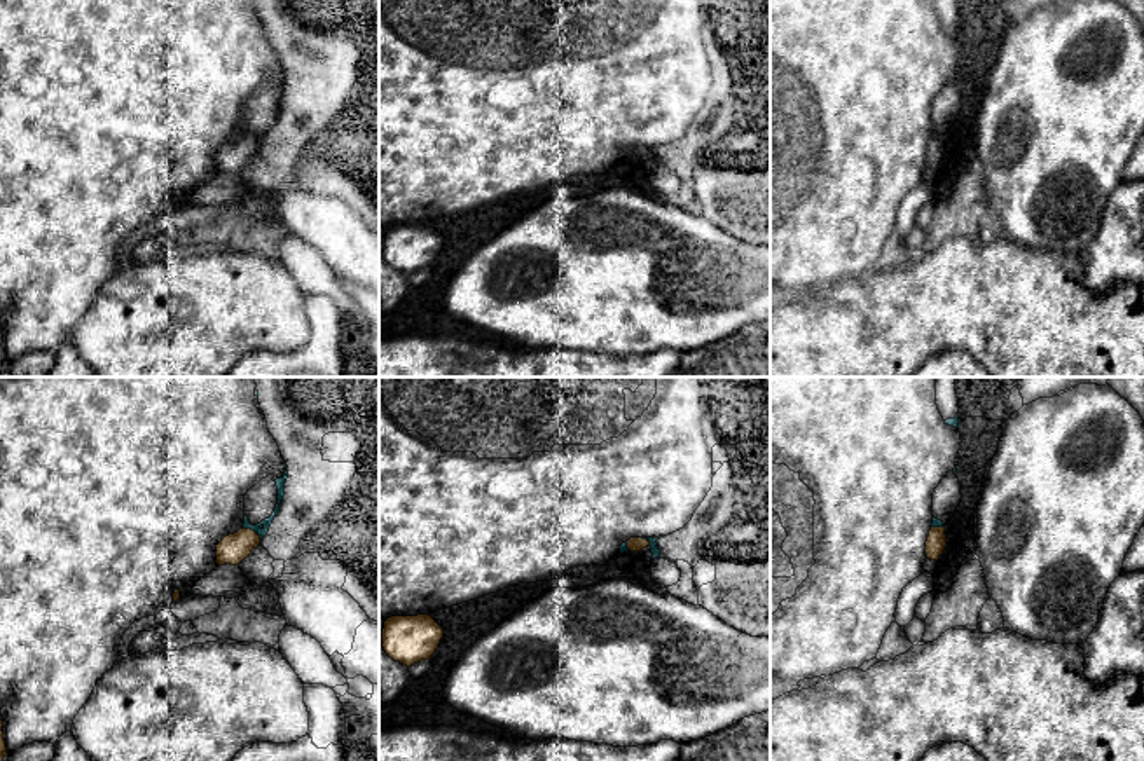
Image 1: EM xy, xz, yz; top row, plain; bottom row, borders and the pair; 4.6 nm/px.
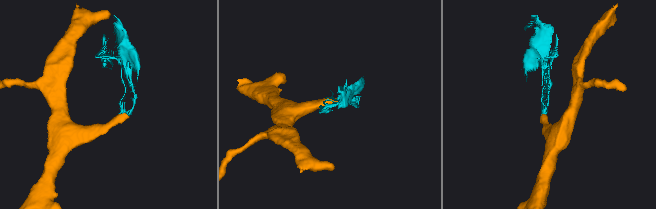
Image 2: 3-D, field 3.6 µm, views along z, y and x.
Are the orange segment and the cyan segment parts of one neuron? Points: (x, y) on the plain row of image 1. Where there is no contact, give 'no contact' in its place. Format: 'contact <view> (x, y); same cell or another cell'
contact xy (250, 138); another cell

